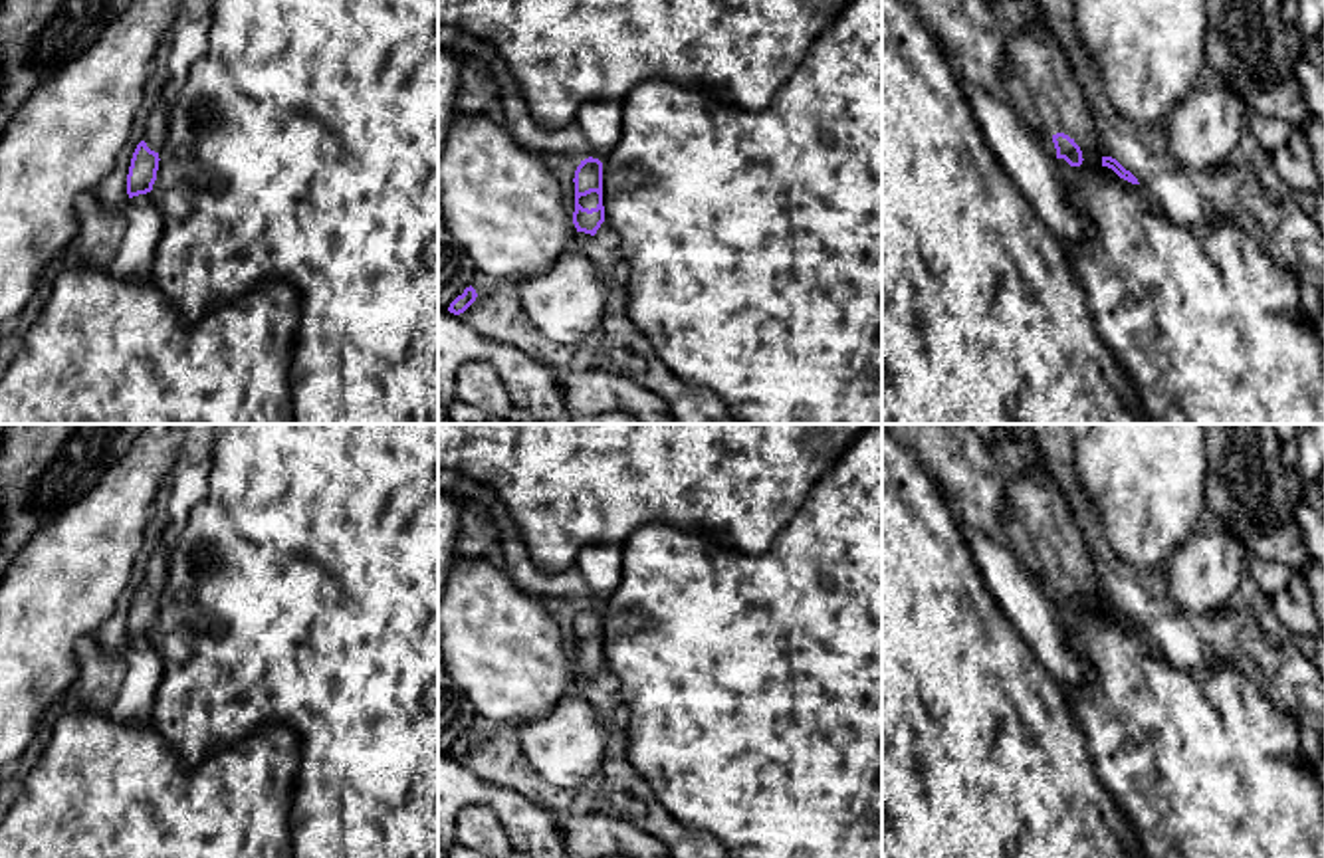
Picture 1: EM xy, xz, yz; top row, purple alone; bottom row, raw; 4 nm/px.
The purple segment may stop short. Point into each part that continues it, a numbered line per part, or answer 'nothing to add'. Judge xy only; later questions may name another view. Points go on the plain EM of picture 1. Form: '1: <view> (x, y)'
1: xy (157, 569)

